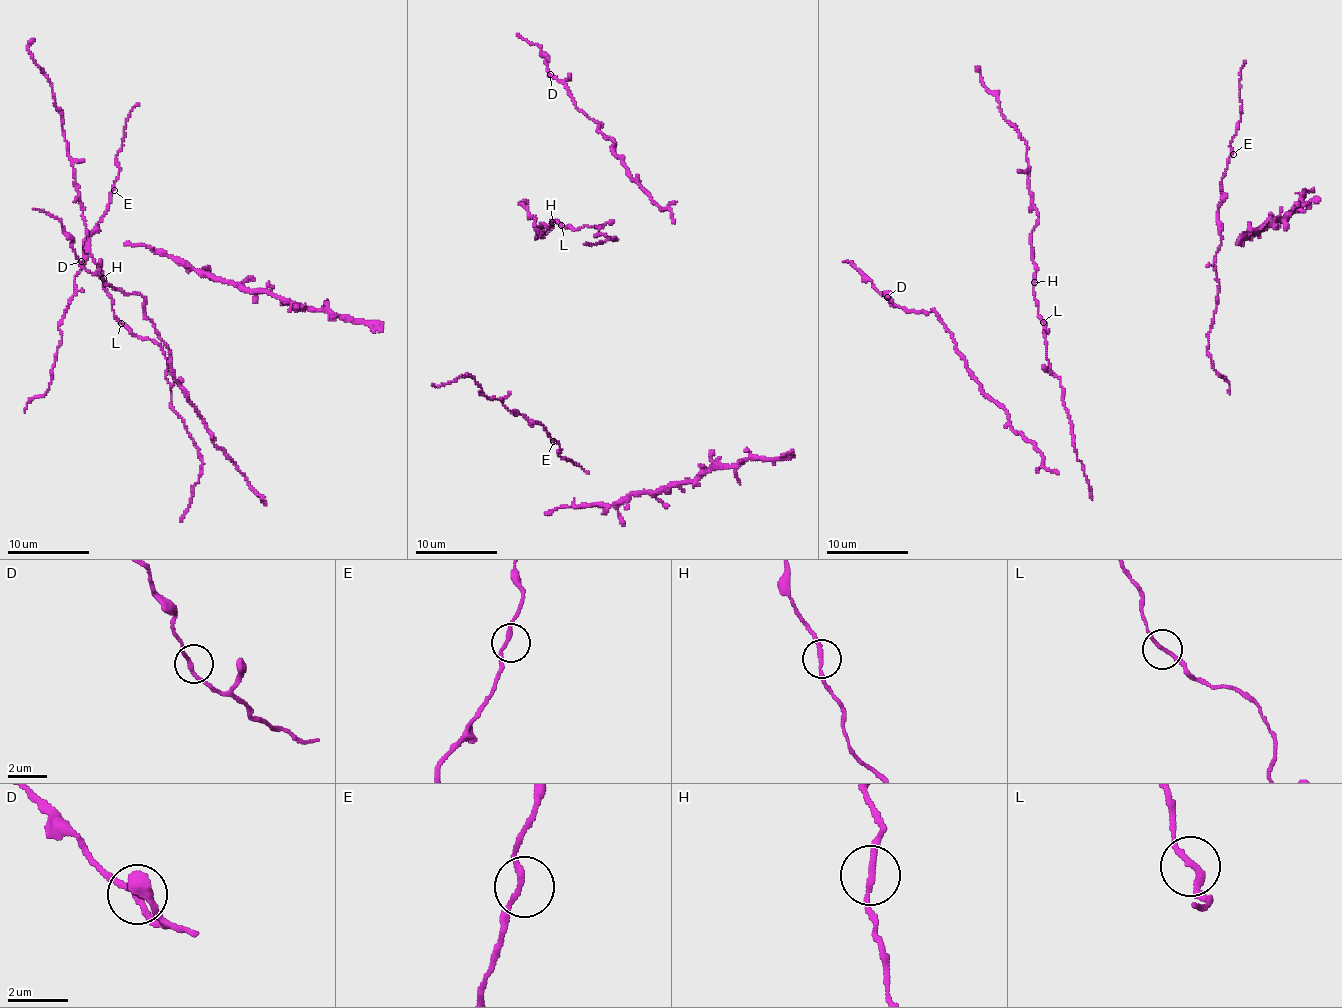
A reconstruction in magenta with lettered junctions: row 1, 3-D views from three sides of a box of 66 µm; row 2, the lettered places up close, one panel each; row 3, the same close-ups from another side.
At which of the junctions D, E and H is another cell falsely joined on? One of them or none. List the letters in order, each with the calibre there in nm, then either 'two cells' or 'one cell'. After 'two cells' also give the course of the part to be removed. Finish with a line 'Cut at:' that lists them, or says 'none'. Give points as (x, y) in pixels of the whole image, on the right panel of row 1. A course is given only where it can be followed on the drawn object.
D: 180 nm thick; one cell
E: 180 nm thick; one cell
H: 180 nm thick; one cell
Cut at: none

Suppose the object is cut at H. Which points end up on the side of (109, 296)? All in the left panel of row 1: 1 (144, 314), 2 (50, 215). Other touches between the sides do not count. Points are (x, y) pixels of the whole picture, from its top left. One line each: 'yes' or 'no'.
1: no
2: no

